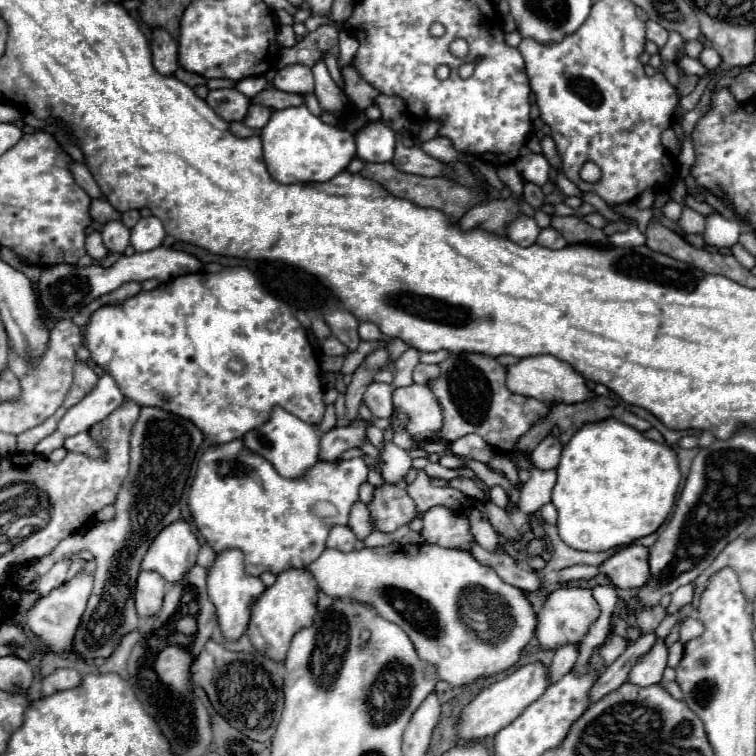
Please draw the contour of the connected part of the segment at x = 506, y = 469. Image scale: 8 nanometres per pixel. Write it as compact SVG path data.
M497 454L487 462L487 466L502 471L512 485L522 486L522 483L519 480L517 468L508 458Z

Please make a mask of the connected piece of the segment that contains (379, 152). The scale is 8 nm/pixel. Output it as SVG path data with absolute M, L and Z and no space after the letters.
M370 120L362 130L354 136L358 158L364 162L390 162L394 156L396 136L394 132L382 124L382 120Z

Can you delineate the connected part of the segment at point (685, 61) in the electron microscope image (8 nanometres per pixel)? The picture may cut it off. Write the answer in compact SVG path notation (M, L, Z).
M682 56L682 60L678 62L680 64L680 68L684 70L684 72L688 72L688 74L696 74L696 76L704 76L708 70L698 62L698 60L692 60L692 58L688 58L688 56Z

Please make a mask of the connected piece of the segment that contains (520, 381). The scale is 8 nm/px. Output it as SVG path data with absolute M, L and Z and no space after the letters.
M528 356L518 364L508 366L508 388L522 396L532 396L540 402L550 404L550 400L562 400L564 404L578 404L594 398L594 392L586 386L586 380L580 372L576 372L570 364L554 358L554 356Z

